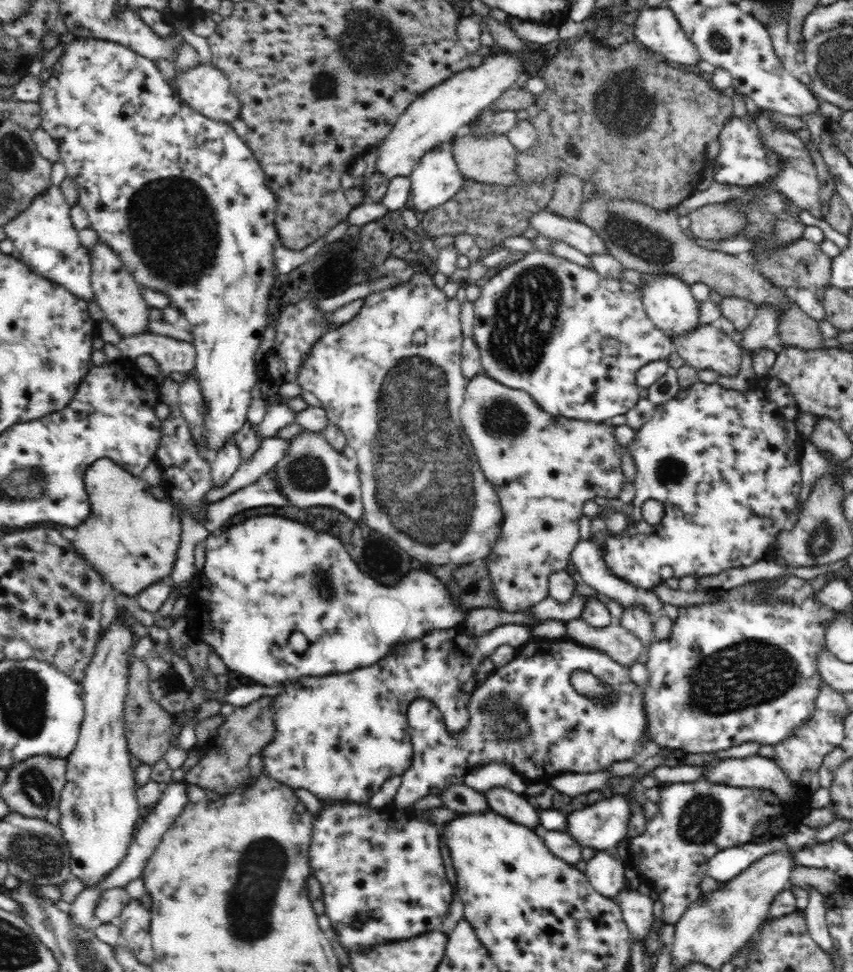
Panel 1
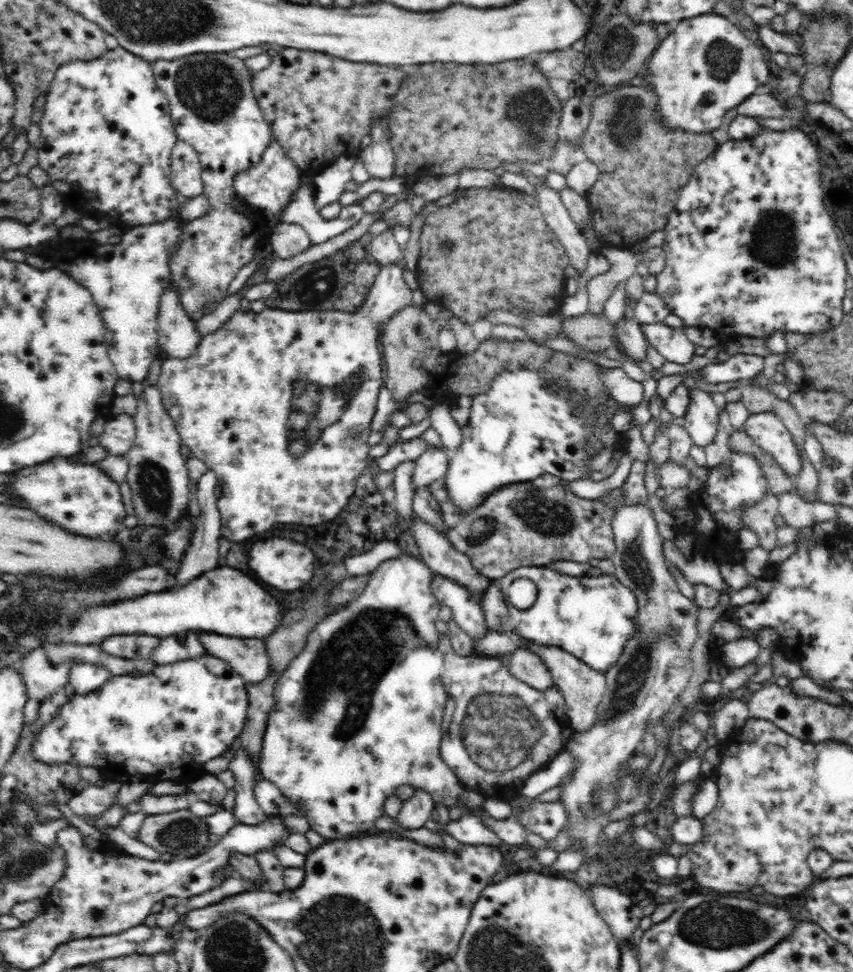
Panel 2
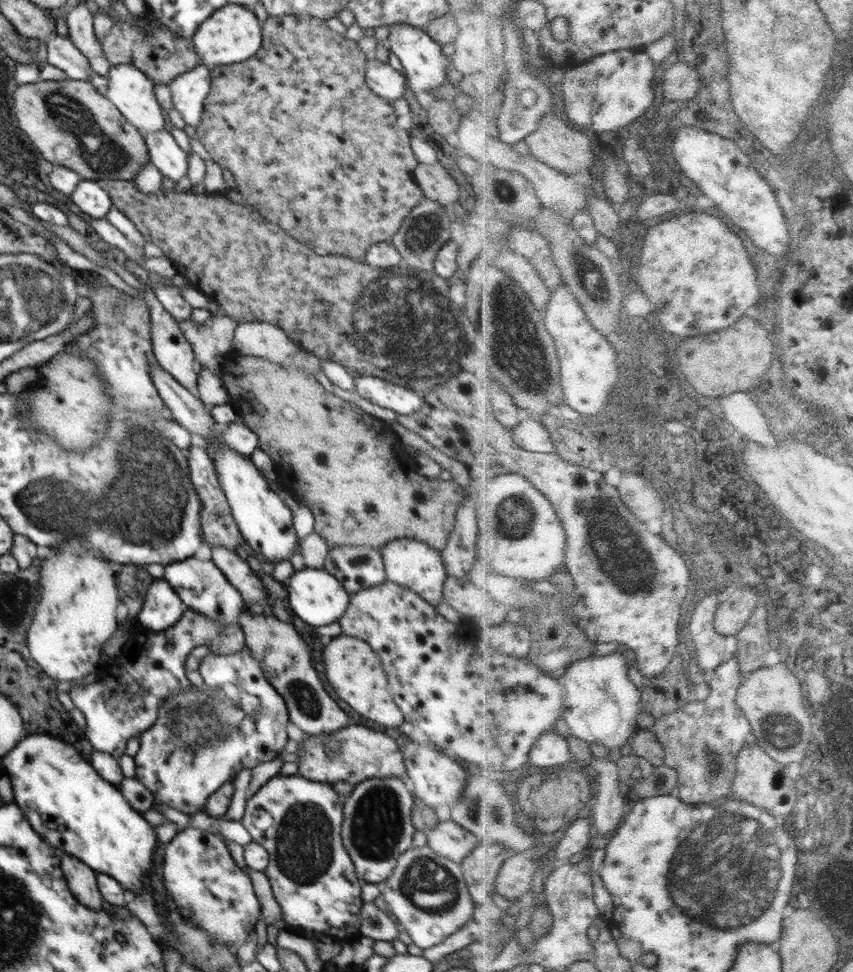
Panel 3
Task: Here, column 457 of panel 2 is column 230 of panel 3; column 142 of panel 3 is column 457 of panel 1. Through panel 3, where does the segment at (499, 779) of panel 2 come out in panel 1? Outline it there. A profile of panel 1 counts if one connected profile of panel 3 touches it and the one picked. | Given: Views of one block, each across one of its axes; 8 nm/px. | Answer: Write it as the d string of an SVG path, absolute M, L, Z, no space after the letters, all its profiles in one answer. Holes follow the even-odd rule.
M534 638L530 645L527 645L523 648L520 648L517 652L517 655L514 657L512 662L506 664L506 666L501 666L496 668L484 682L477 686L470 697L468 703L469 710L469 721L468 724L463 728L462 731L457 733L450 733L446 730L444 723L438 718L436 711L436 706L432 701L426 700L424 698L417 698L416 701L412 702L408 706L407 710L407 721L408 721L408 736L411 738L411 743L413 746L413 754L411 756L411 765L410 768L406 769L406 772L401 776L401 785L397 790L395 795L394 805L397 809L408 810L413 807L415 802L422 800L426 796L436 796L448 788L450 784L465 784L464 776L468 774L468 770L472 770L474 766L482 766L482 764L490 764L490 762L497 762L498 764L506 764L510 766L512 770L516 770L520 776L524 776L526 780L530 782L536 782L536 780L542 780L542 778L548 778L554 776L554 774L564 774L564 773L576 773L576 774L586 774L588 772L598 772L598 770L605 770L611 764L620 762L622 760L632 760L636 754L640 753L644 748L645 744L649 741L647 738L647 714L644 710L644 699L643 699L643 689L642 687L634 684L630 680L630 673L628 666L622 666L619 663L616 663L605 653L596 650L591 647L584 647L583 645L578 644L576 641L572 641L569 638L562 639L548 639L548 638ZM574 670L586 670L586 672L591 672L594 676L597 676L604 684L614 688L614 691L606 699L600 697L588 697L580 694L570 683L570 674Z

